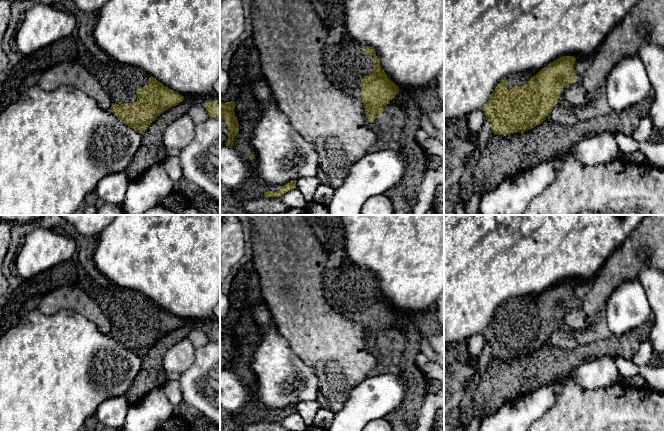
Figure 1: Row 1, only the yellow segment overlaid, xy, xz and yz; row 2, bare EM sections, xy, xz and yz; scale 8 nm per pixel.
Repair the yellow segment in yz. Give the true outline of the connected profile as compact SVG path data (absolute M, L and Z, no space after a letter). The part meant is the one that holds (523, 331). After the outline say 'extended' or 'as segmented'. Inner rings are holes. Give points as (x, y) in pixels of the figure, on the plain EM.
M562 280L539 294L508 299L483 331L494 358L527 355L551 338L564 310L577 305L576 282Z | extended

